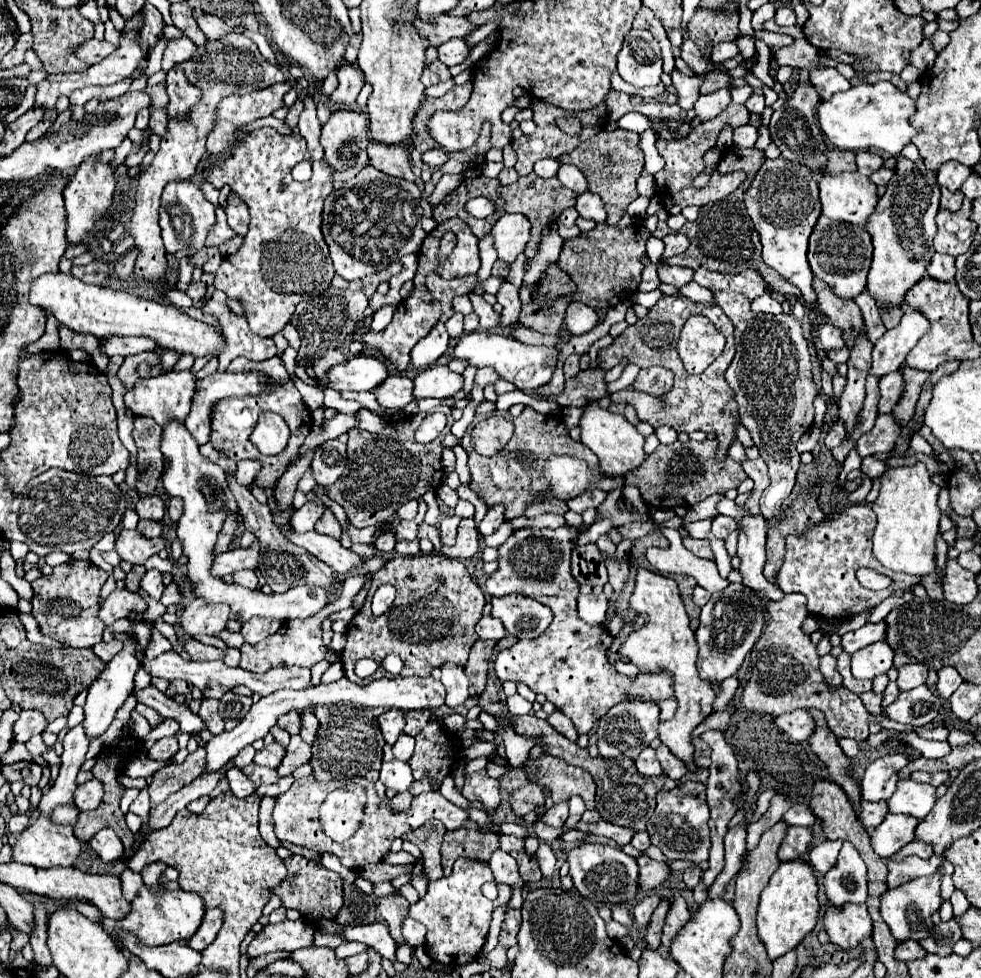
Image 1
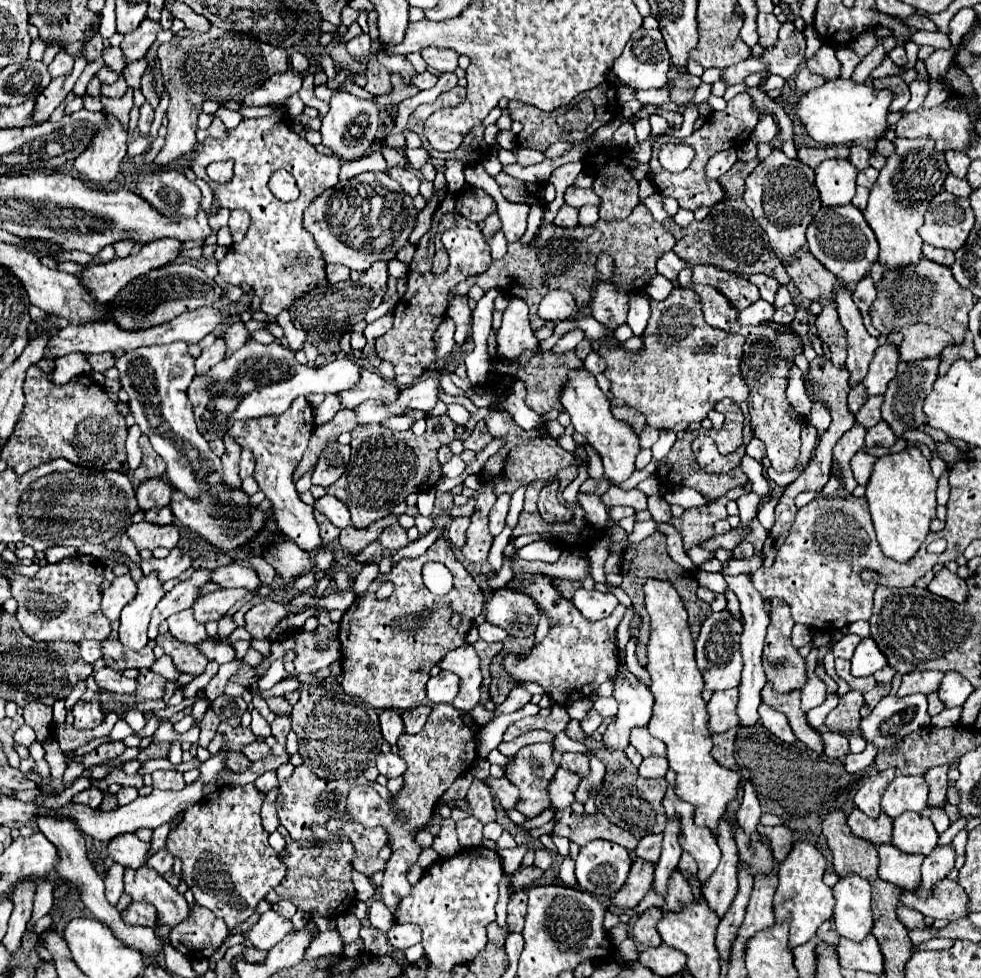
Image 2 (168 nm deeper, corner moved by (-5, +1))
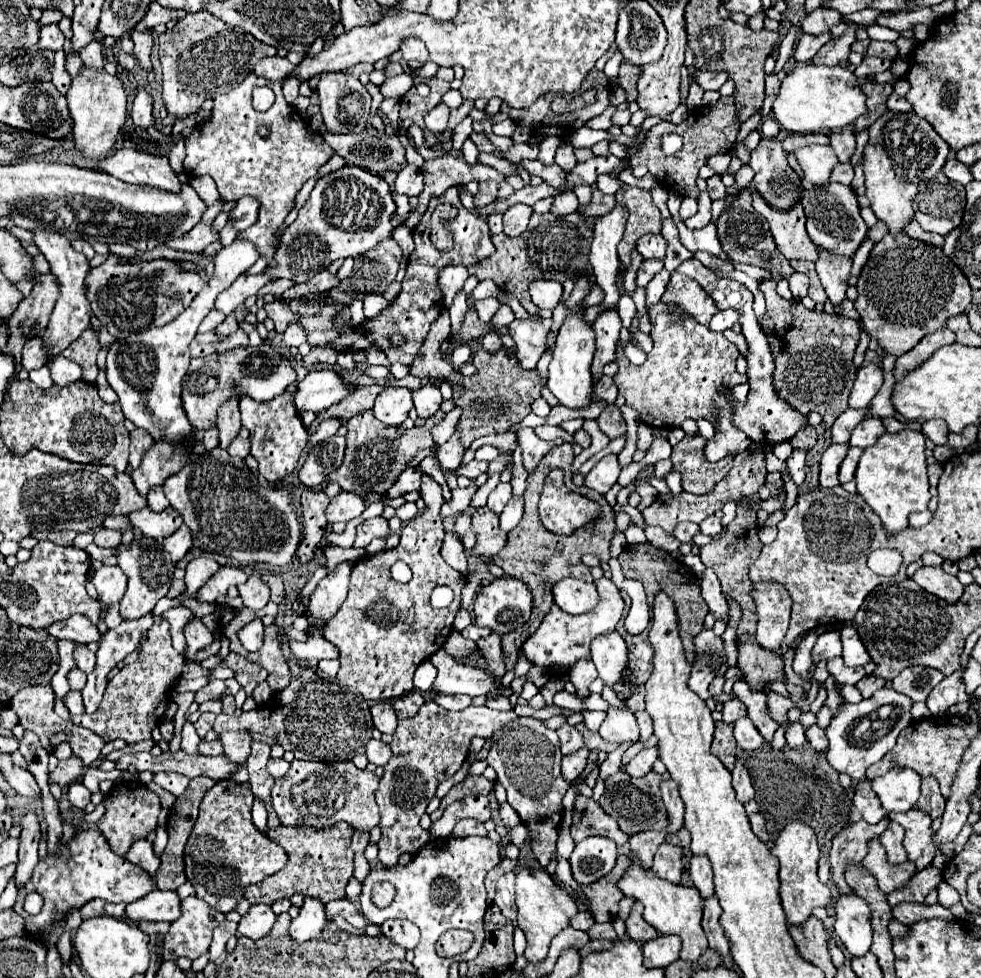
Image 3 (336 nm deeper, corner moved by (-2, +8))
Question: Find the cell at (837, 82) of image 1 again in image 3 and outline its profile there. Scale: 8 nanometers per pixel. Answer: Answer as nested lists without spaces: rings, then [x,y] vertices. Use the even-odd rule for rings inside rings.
[[[823,33],[823,35],[803,35],[797,43],[797,49],[795,49],[795,59],[799,63],[805,63],[809,61],[825,43],[831,41],[831,33]]]

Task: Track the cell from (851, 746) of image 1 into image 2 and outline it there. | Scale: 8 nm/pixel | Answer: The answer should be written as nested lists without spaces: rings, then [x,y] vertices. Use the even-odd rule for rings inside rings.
[[[822,730],[822,742],[824,742],[824,754],[828,758],[844,758],[848,754],[848,740],[836,732]]]

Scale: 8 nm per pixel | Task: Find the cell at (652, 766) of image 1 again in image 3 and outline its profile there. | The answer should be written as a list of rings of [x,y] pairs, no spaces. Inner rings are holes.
[[[649,747],[649,749],[643,749],[631,763],[629,763],[629,767],[627,767],[627,773],[631,775],[631,777],[643,777],[643,775],[647,775],[649,771],[651,771],[651,767],[653,767],[653,763],[657,761],[657,757],[659,757],[659,753],[657,753],[657,747]]]

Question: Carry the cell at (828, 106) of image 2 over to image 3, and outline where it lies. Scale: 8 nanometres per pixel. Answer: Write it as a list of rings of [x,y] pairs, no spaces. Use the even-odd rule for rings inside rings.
[[[799,65],[787,73],[781,81],[779,95],[773,103],[773,115],[777,123],[789,133],[831,133],[857,121],[857,117],[869,113],[865,105],[865,93],[861,91],[857,77],[845,67],[827,65]]]

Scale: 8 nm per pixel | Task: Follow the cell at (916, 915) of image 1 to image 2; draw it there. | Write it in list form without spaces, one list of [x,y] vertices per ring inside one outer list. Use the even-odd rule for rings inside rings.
[[[952,844],[936,846],[934,852],[924,858],[922,884],[918,886],[918,896],[922,896],[922,898],[930,896],[932,894],[932,886],[938,880],[942,880],[954,868],[954,860],[956,860],[956,852],[954,852]]]

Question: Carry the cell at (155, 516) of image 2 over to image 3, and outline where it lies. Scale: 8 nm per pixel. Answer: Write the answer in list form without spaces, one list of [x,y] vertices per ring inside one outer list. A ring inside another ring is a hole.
[[[161,487],[151,489],[151,491],[149,491],[149,495],[147,495],[147,501],[149,501],[149,509],[151,509],[151,511],[155,511],[155,513],[165,511],[165,509],[169,507],[169,501],[165,499],[165,495],[163,495],[163,489],[161,489]]]

